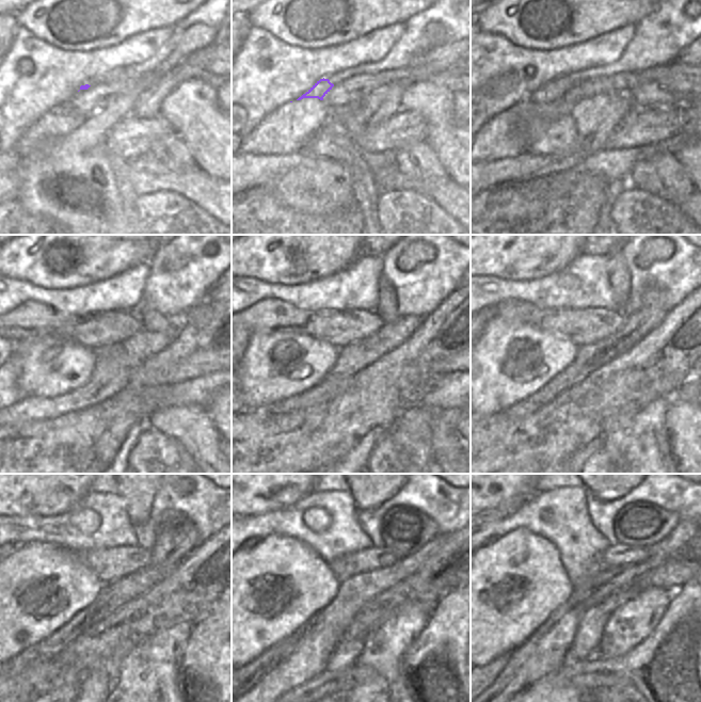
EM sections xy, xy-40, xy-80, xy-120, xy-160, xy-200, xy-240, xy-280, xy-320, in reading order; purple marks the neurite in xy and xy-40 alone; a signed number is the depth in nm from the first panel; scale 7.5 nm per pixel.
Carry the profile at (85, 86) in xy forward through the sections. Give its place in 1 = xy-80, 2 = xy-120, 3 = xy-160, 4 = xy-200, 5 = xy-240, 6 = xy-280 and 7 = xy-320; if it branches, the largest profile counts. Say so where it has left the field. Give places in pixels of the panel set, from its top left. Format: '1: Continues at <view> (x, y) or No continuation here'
1: Continues at xy-80 (557, 89)
2: Continues at xy-120 (31, 320)
3: Continues at xy-160 (339, 329)
4: Continues at xy-200 (582, 326)
5: Continues at xy-240 (108, 564)
6: Continues at xy-280 (345, 567)
7: Continues at xy-320 (620, 555)

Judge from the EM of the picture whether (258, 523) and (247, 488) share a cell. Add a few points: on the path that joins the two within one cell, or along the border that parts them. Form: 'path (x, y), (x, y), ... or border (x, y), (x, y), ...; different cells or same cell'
border (281, 509), (275, 509), (265, 514), (242, 516); different cells

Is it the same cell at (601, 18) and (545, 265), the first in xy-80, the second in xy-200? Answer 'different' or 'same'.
same

